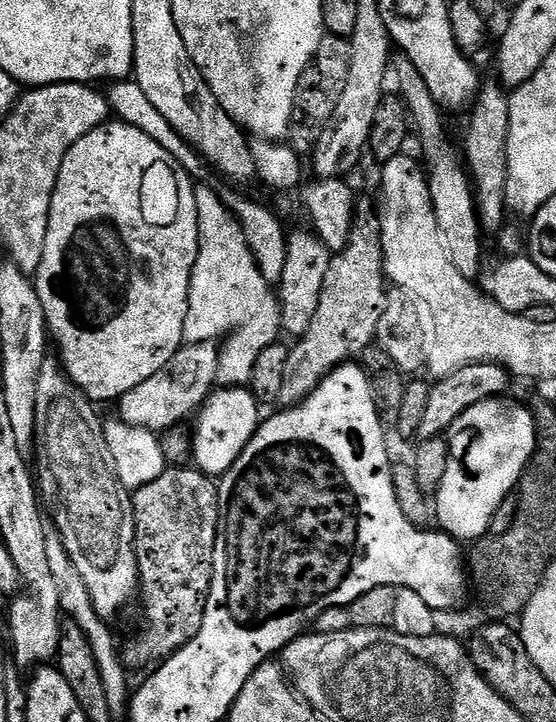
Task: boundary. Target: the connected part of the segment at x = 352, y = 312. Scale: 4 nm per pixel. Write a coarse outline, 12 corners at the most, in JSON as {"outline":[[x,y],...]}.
{"outline":[[360,198],[318,310],[289,347],[281,409],[373,347],[389,289]]}

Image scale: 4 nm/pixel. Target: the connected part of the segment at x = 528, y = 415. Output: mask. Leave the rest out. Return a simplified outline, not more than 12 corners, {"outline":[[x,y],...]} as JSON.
{"outline":[[493,398],[446,433],[439,531],[489,535],[536,453],[531,407]]}

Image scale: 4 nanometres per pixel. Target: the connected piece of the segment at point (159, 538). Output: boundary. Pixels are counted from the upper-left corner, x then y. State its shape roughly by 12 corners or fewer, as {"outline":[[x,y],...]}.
{"outline":[[168,466],[131,497],[148,625],[129,669],[202,630],[217,481]]}

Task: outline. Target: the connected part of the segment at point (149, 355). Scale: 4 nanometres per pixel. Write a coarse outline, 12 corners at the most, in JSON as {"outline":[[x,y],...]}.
{"outline":[[121,122],[62,158],[34,273],[64,373],[180,348],[197,185]]}

